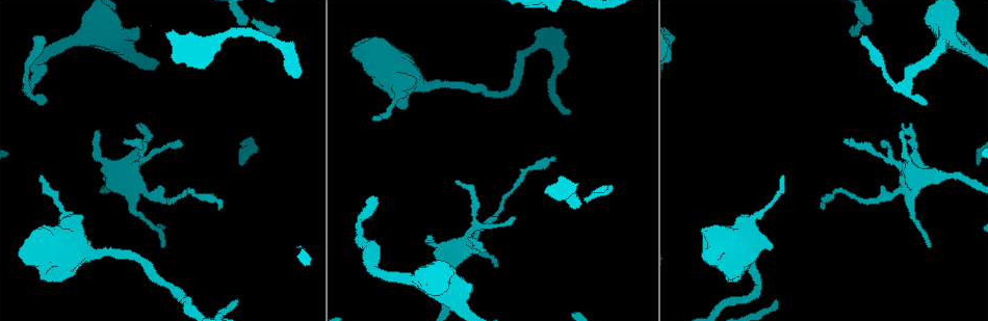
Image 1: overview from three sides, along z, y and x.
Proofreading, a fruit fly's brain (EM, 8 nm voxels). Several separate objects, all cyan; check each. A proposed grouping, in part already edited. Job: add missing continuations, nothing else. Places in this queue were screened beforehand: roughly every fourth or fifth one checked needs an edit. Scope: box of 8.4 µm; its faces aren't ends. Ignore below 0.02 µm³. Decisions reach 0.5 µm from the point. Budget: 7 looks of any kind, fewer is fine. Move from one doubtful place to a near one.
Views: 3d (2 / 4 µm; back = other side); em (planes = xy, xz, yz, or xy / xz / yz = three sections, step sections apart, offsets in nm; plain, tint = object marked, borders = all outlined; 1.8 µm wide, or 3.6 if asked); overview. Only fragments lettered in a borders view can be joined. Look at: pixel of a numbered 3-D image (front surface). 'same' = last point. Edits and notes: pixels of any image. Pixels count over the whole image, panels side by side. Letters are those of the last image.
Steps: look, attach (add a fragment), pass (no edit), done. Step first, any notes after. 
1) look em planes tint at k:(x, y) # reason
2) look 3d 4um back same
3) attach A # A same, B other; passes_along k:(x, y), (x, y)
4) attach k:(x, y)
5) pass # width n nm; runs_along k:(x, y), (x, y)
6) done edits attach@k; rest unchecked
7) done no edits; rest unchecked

look 3d 2um at 1:(44, 37) # branch stops here

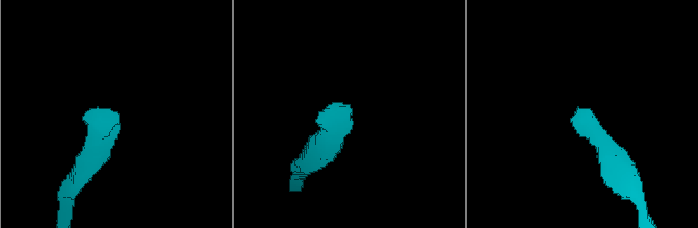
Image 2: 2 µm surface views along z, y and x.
look em yz step 8 borders at 2:(581, 109)

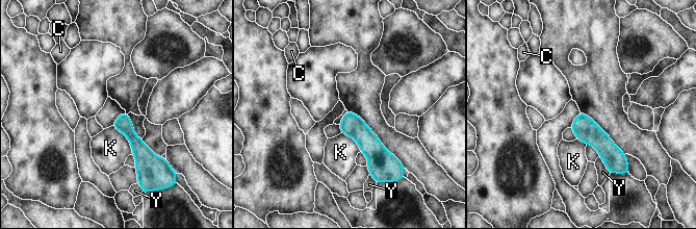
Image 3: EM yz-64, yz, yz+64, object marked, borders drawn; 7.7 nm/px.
look em planes borders same # another direction

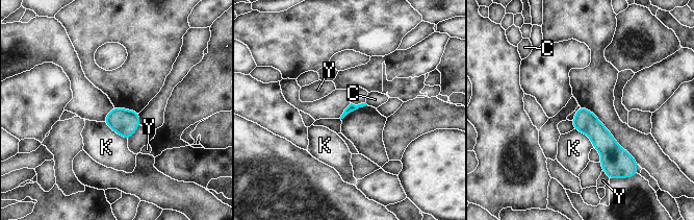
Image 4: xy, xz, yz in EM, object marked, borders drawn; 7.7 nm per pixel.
pass # C other, K other, Y other; runs_along 4:(581, 110), (606, 144), (605, 167); none of them fits

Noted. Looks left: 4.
look em planes borders at 1:(783, 176) # free end

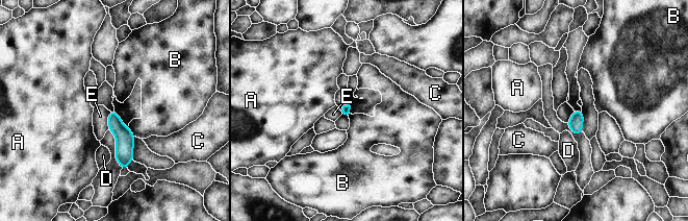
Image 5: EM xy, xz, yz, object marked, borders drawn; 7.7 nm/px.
pass # A other, B other, C other, D other, E other; none of them fits

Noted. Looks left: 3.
look 3d 4um at 1:(458, 182) # tapers out

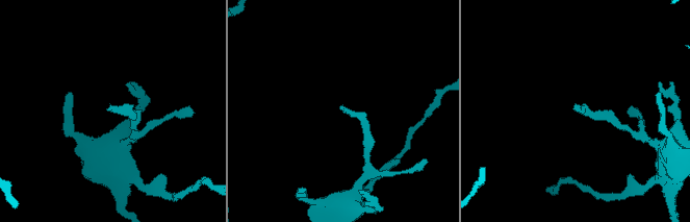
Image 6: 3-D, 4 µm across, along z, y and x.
look em planes borders at 6:(575, 111) # need the tissue

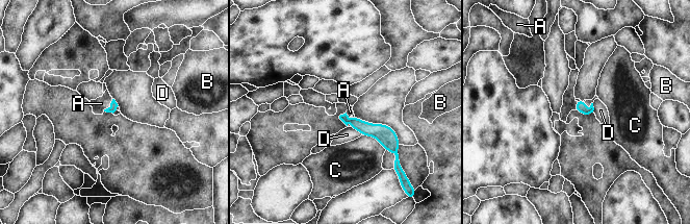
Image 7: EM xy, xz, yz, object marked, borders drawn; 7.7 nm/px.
attach A # A same, B other, C other, D other; passes_along 7:(112, 107), (109, 105), (101, 103); the neuron continues

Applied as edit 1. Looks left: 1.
done edits attach@7; rest unchecked

